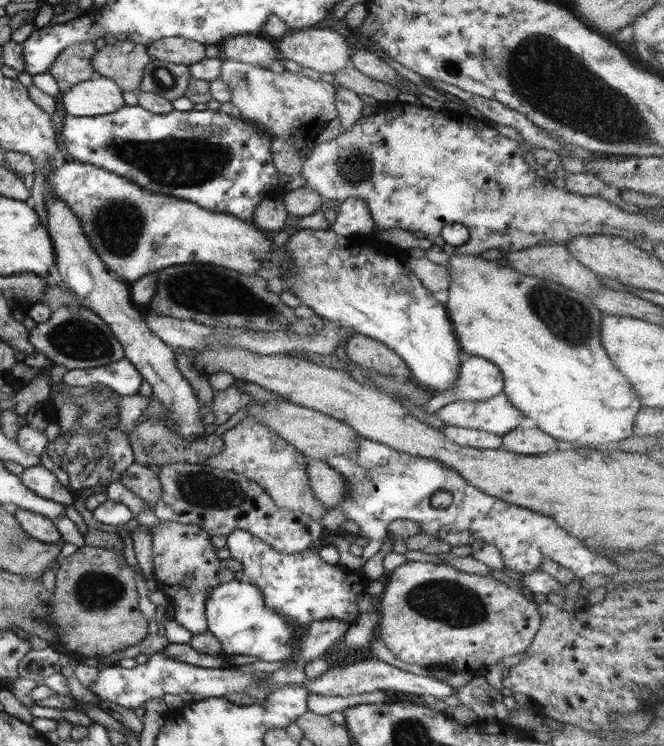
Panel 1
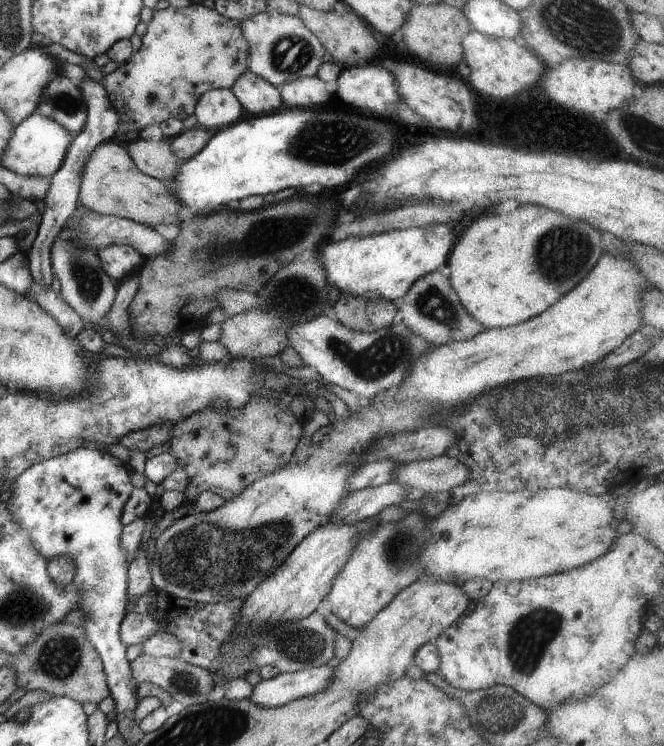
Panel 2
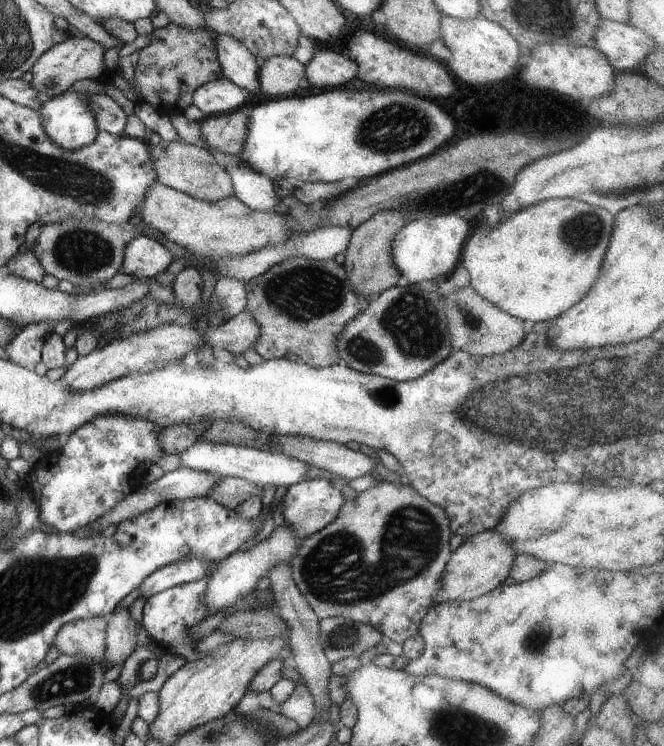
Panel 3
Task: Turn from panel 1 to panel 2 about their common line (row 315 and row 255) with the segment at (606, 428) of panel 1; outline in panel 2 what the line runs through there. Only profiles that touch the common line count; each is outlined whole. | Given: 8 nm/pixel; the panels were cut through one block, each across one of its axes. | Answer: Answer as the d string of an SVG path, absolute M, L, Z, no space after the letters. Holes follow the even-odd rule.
M522 205L502 215L474 214L464 230L451 249L445 271L461 306L484 329L515 326L542 314L578 286L604 254L603 232L537 205Z

